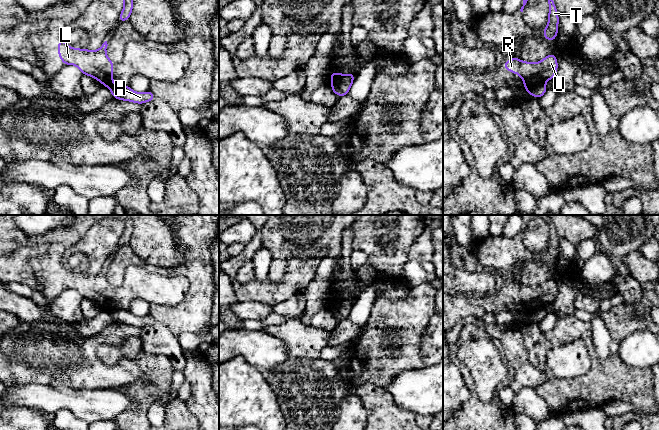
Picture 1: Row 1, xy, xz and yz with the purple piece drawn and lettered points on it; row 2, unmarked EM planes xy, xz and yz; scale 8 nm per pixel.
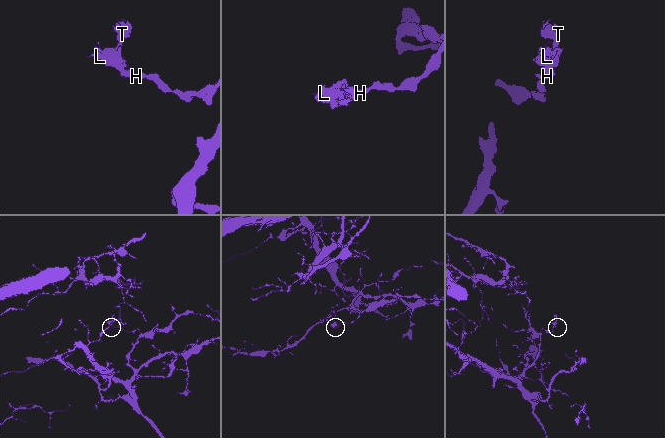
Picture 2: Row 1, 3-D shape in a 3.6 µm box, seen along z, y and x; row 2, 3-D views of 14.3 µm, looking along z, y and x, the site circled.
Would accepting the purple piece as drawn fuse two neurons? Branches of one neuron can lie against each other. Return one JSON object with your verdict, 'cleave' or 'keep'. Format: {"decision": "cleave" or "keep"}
{"decision": "cleave"}

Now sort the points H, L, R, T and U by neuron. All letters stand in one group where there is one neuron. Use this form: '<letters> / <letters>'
H / L R T U

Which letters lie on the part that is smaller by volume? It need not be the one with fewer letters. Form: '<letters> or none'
L, R, T, U

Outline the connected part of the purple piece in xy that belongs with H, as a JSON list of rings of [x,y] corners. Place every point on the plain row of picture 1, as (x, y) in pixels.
[[[114,309],[109,313],[113,322],[123,325],[131,325],[140,329],[145,326],[151,326],[156,322],[150,314],[147,314],[144,317],[137,317],[129,312],[128,309]]]

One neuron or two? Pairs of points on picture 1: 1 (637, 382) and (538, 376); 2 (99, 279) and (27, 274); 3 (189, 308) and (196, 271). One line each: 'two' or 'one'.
1: two
2: two
3: one

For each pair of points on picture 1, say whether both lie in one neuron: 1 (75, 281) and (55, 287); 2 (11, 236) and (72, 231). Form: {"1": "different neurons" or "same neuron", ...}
{"1": "same neuron", "2": "same neuron"}

